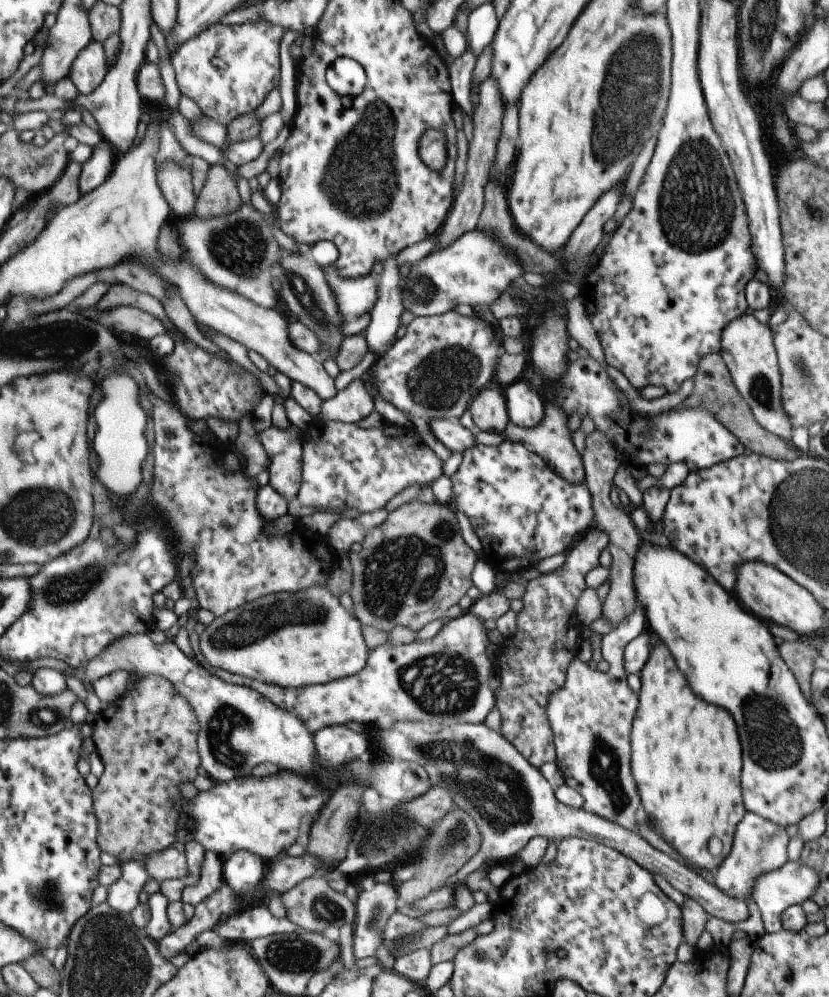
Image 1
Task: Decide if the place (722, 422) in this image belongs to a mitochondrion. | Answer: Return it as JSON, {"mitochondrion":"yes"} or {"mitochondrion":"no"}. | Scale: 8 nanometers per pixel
{"mitochondrion":"no"}

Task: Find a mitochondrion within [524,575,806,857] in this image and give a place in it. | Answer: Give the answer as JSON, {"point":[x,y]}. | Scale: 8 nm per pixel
{"point":[604,760]}

